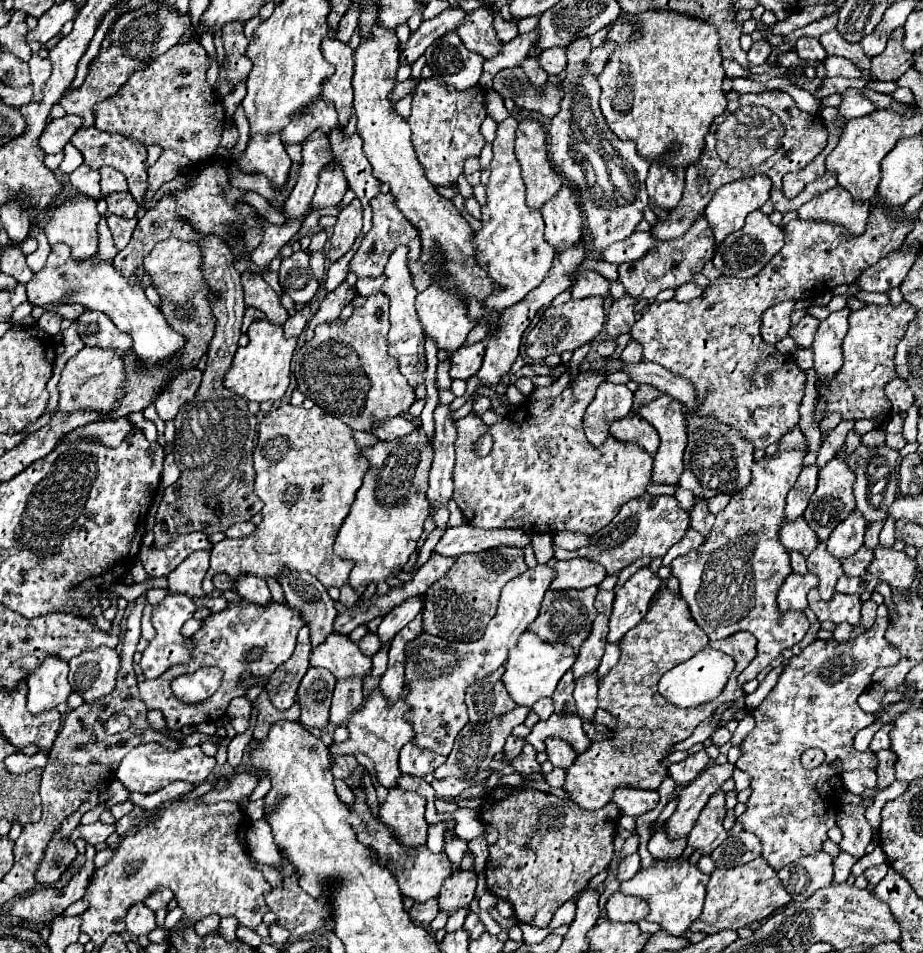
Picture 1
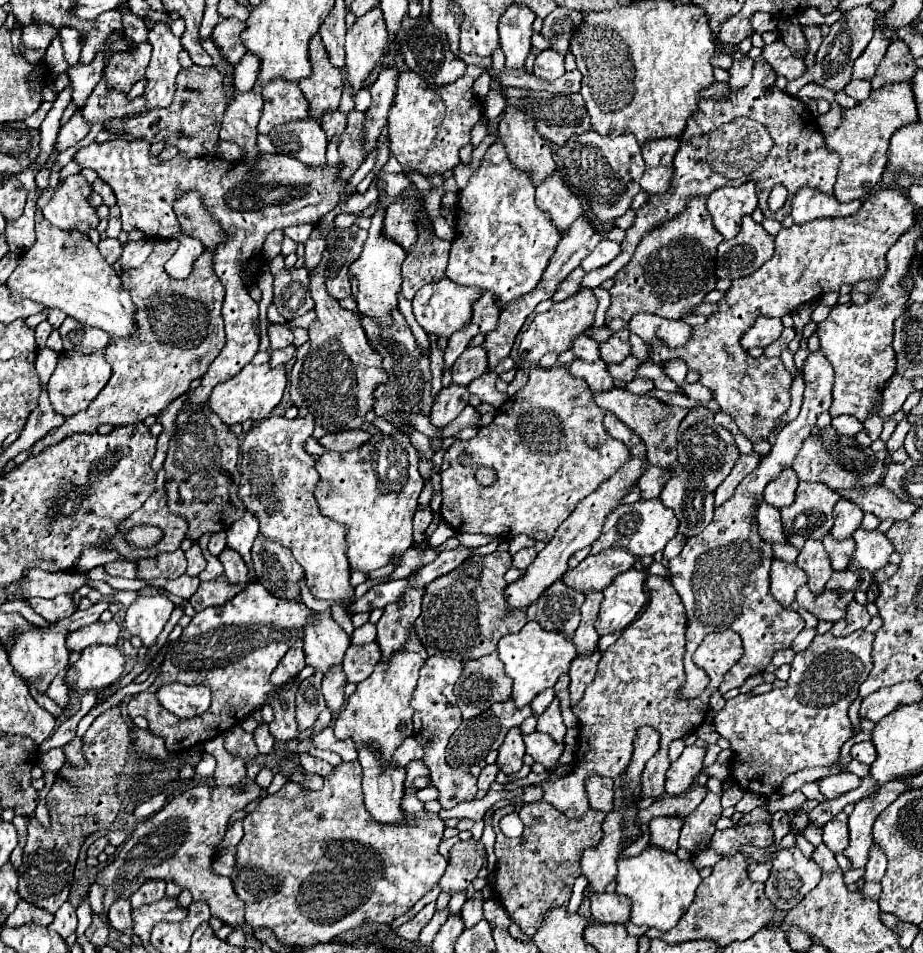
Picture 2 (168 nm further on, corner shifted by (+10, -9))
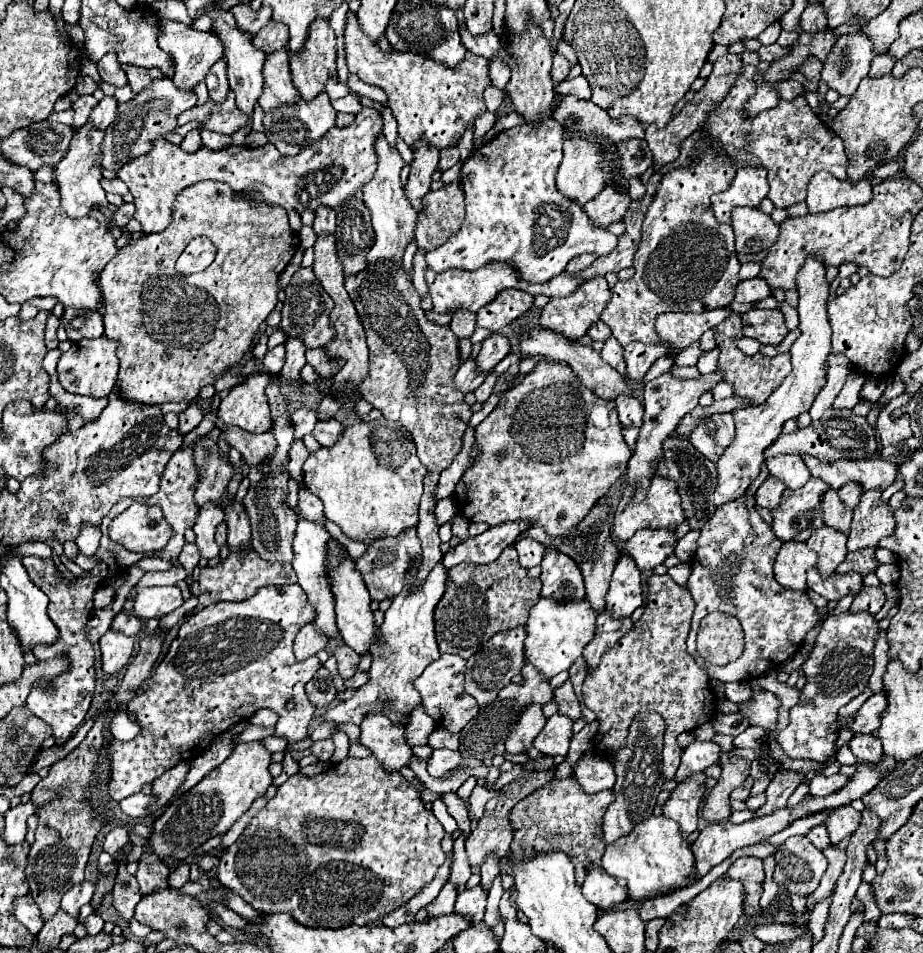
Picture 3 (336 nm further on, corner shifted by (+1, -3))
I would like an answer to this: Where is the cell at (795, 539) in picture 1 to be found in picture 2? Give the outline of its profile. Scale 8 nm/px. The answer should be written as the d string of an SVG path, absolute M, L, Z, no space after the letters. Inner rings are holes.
M761 502L757 508L757 522L759 522L759 536L767 544L789 544L783 534L783 518L777 508Z

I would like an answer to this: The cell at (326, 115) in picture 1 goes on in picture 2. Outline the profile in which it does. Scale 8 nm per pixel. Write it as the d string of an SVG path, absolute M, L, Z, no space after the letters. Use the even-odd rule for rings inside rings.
M279 78L269 82L263 88L263 100L265 106L259 122L259 132L265 136L269 136L269 132L279 124L309 118L309 104L295 82L283 82Z

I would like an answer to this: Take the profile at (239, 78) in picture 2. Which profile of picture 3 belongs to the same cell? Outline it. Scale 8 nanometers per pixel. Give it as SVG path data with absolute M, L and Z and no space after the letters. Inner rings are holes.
M270 20L254 36L254 46L260 48L266 54L272 54L276 50L282 50L286 46L286 28L282 28L282 24L274 24L274 20Z

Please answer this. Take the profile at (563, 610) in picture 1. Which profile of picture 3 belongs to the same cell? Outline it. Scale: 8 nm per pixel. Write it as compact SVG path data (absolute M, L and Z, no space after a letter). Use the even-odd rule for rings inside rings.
M546 550L540 566L542 566L540 580L544 584L540 592L542 596L560 602L570 602L586 596L580 568L570 556L558 550Z

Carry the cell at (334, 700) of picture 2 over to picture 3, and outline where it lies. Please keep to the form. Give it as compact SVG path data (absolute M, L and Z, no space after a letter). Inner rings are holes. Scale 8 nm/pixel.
M338 644L336 650L334 650L334 656L338 660L338 672L344 680L352 678L356 668L358 668L358 662L360 662L360 656L352 650L352 648L346 648L346 644Z

